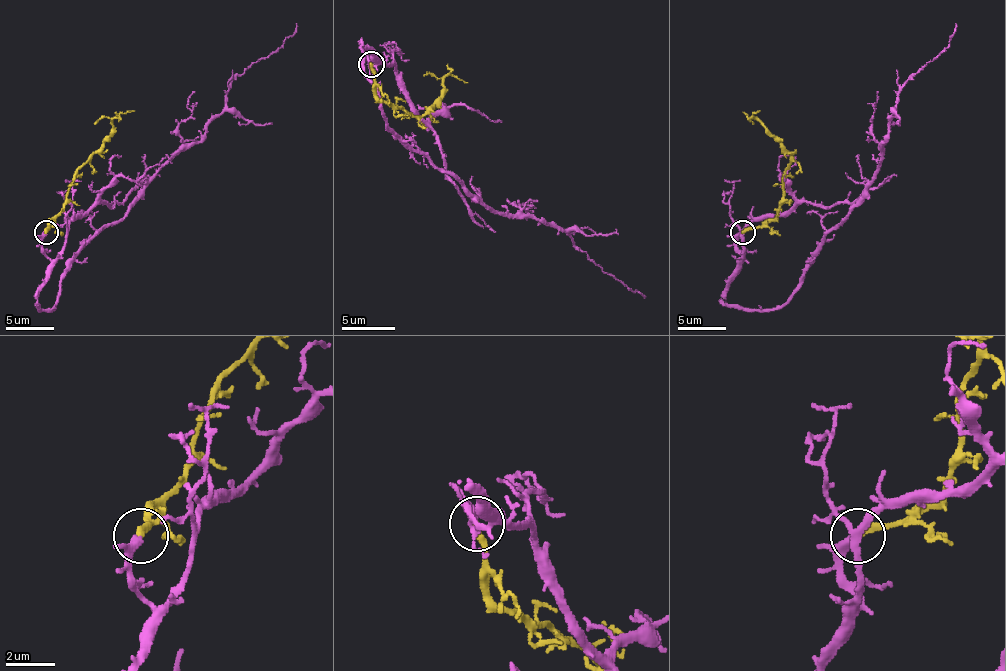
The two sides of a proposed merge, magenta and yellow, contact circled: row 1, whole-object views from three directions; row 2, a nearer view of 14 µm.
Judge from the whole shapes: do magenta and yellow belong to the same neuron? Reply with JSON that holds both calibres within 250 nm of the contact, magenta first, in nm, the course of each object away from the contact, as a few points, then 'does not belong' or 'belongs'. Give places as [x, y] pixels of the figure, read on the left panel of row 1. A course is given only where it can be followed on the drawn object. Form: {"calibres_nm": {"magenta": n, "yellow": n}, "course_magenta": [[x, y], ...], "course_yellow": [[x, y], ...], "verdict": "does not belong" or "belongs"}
{"calibres_nm": {"magenta": 380, "yellow": 320}, "course_magenta": [[45, 231], [52, 260], [72, 221], [98, 202], [130, 202], [200, 139], [234, 79], [297, 23]], "course_yellow": [[45, 231], [64, 202], [74, 173], [110, 134], [115, 117], [135, 110]], "verdict": "belongs"}

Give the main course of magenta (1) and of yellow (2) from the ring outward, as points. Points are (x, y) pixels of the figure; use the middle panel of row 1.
1: (370, 62), (367, 57), (394, 64), (412, 112), (441, 152), (447, 178), (500, 212), (555, 223), (645, 297)
2: (370, 64), (373, 88), (381, 99), (415, 115), (423, 115), (441, 96), (447, 75), (468, 83)

